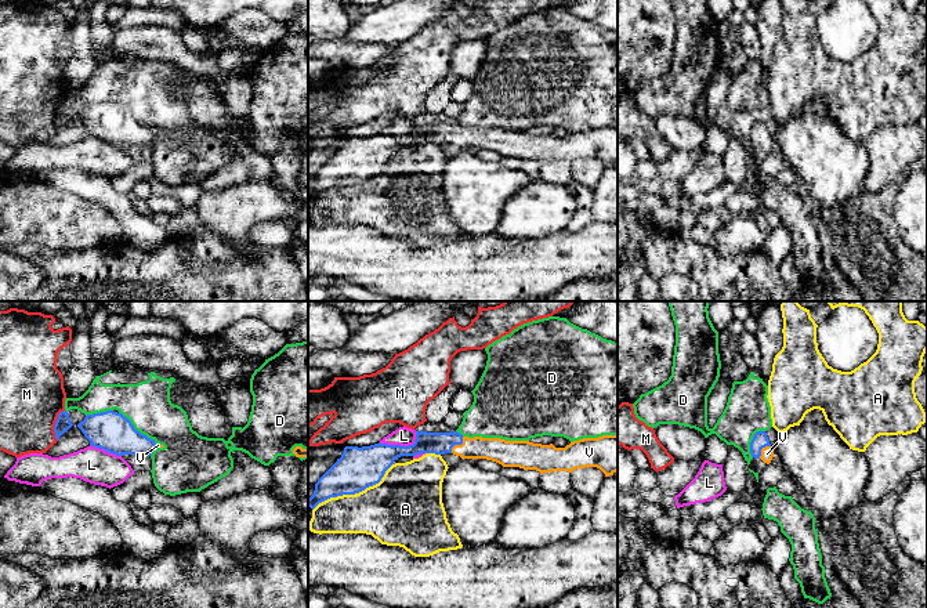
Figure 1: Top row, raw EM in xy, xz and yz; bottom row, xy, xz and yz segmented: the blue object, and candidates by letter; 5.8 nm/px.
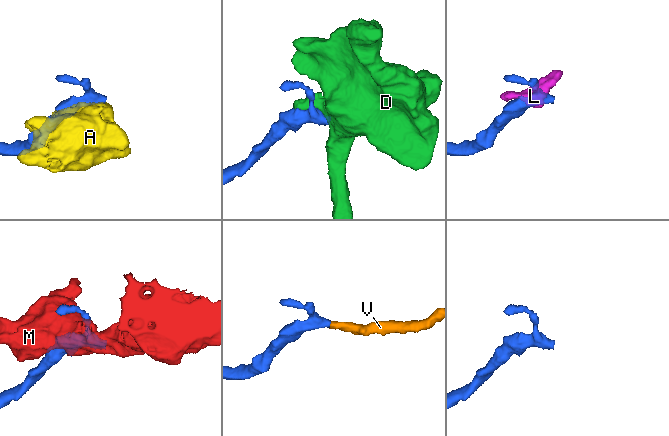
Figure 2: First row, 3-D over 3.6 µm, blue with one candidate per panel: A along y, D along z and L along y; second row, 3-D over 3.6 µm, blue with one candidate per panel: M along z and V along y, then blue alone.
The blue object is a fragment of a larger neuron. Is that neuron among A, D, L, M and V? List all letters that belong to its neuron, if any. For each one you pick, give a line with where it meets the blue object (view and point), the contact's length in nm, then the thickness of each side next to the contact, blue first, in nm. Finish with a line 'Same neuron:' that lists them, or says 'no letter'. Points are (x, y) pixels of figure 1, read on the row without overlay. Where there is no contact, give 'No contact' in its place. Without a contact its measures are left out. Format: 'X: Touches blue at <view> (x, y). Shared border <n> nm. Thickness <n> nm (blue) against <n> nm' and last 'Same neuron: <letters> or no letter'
V: Touches blue at xz (457, 134). Shared border 120 nm. Thickness 130 nm (blue) against 140 nm
Same neuron: V

